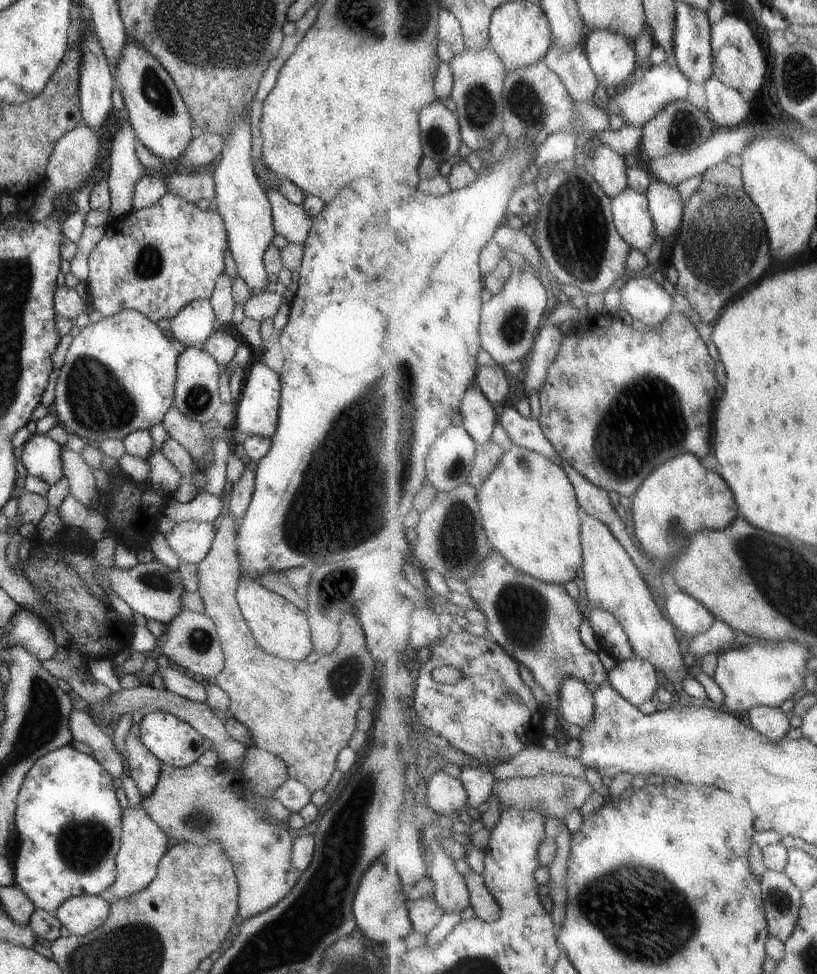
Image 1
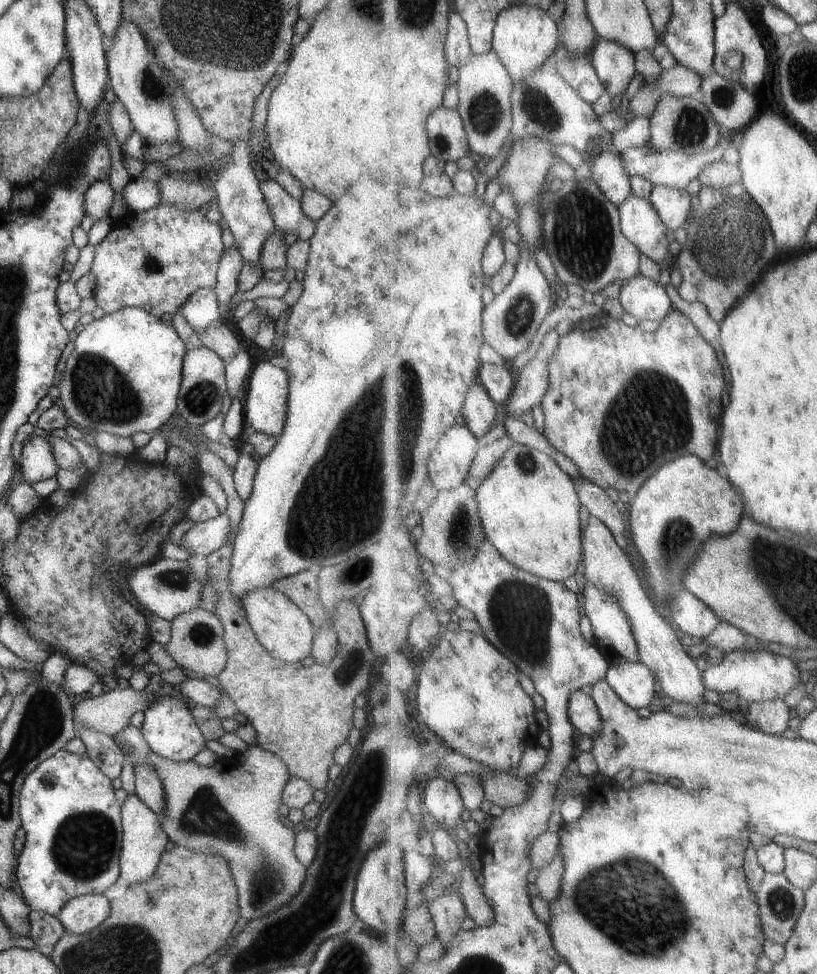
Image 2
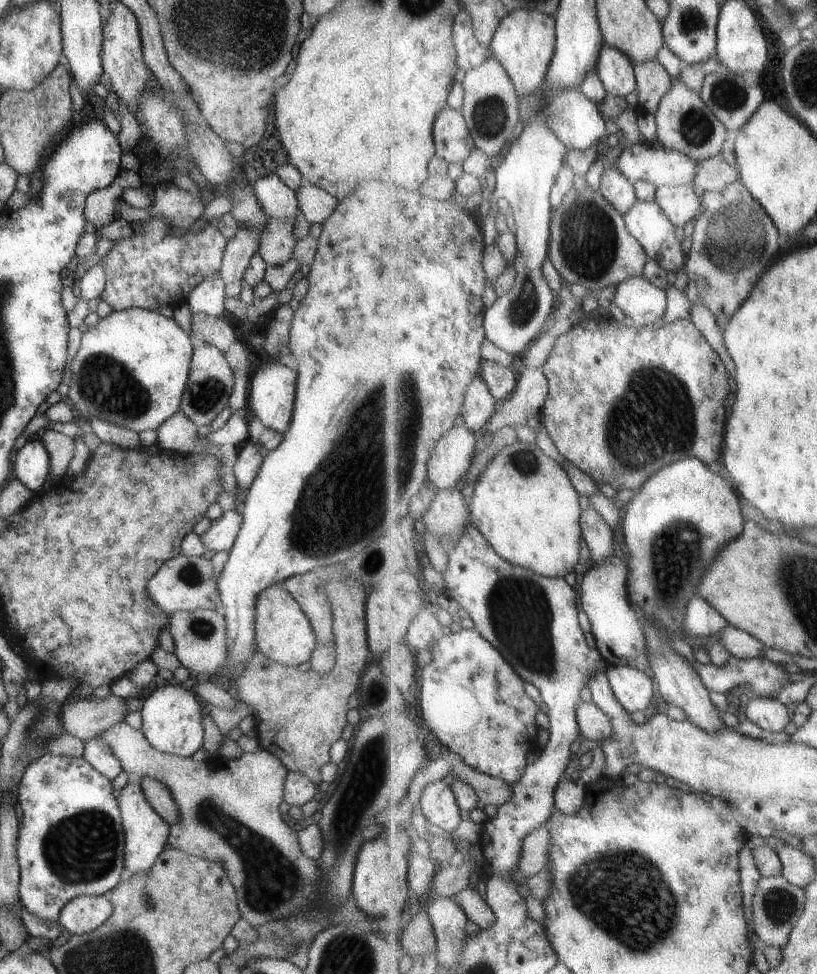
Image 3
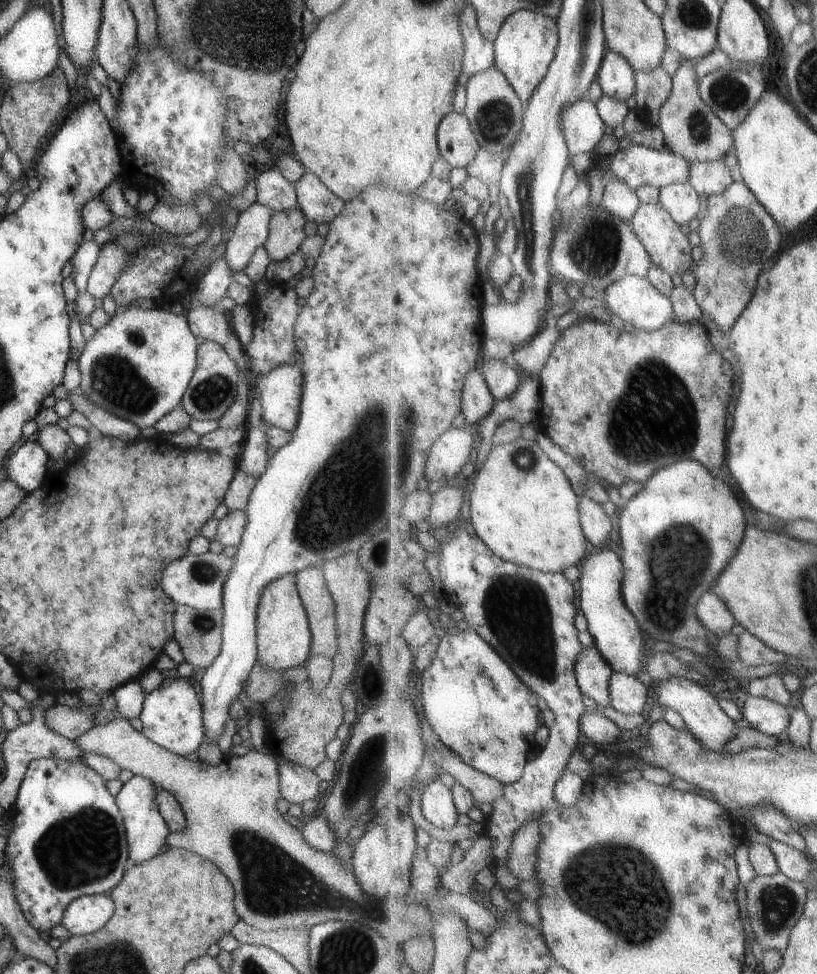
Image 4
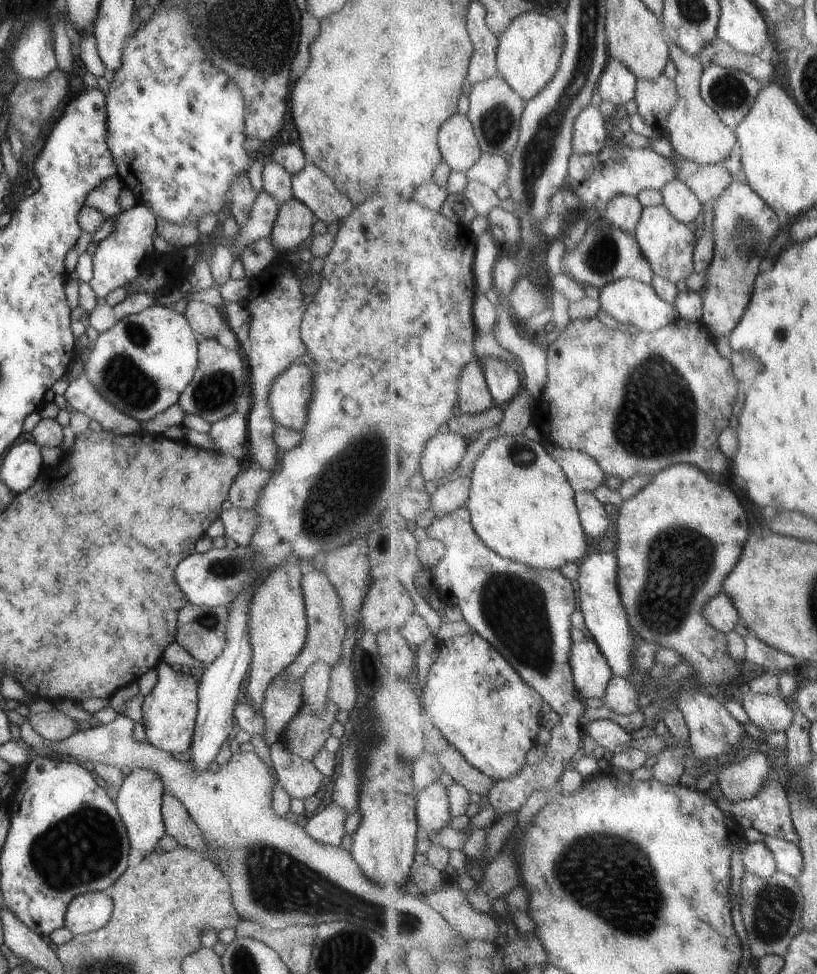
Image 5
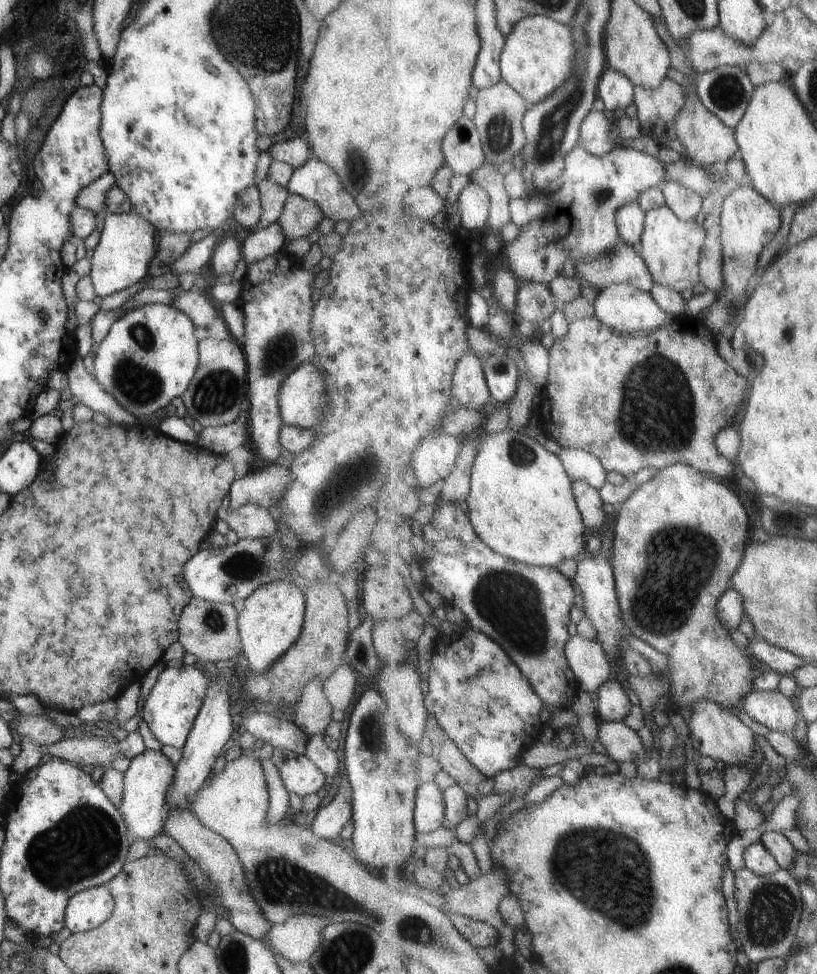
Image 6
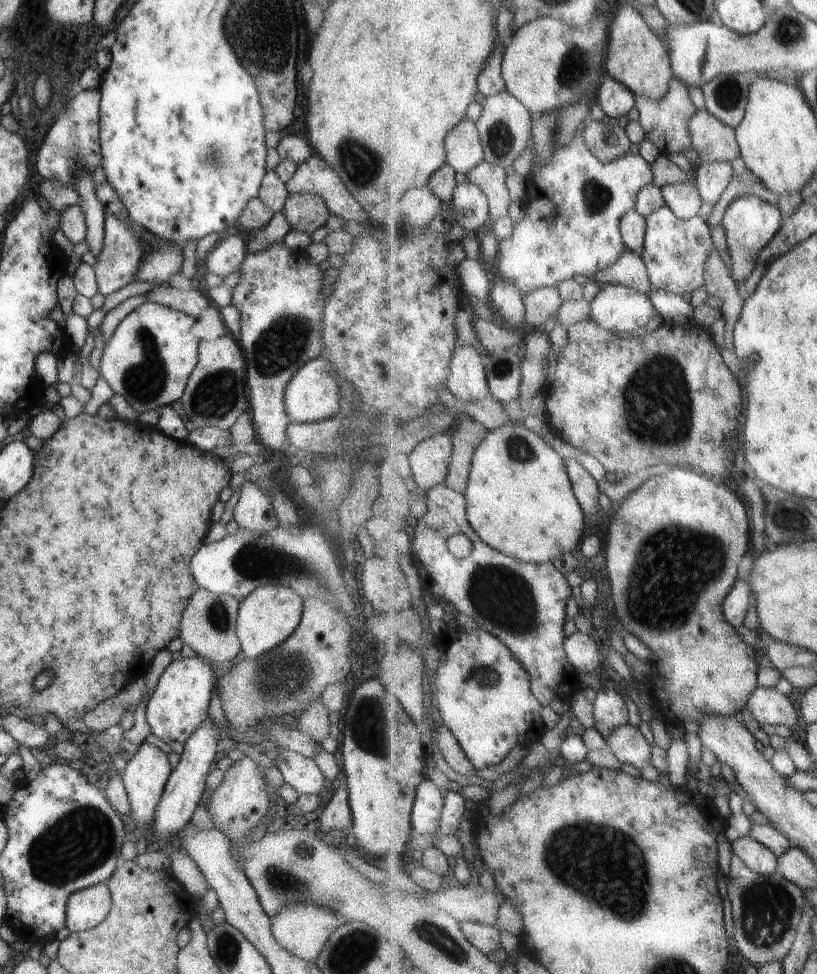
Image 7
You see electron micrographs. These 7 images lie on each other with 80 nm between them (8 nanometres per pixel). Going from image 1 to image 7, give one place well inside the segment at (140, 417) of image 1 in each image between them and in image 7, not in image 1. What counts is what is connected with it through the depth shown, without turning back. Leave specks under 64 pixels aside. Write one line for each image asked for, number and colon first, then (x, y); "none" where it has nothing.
2: (123, 374)
3: (130, 369)
4: (136, 366)
5: (140, 365)
6: (148, 357)
7: (147, 359)

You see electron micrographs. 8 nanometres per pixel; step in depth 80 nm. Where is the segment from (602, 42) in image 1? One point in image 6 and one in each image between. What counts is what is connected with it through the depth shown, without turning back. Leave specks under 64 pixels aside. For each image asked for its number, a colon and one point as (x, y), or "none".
2: (615, 64)
3: (615, 69)
4: (617, 77)
5: (618, 85)
6: (615, 89)

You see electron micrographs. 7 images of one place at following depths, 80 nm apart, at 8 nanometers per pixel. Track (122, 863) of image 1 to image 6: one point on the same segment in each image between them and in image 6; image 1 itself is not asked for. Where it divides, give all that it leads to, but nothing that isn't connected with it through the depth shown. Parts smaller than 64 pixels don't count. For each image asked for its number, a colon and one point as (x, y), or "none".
2: (143, 840)
3: (145, 835)
4: (145, 831)
5: (138, 801)
6: (144, 783)

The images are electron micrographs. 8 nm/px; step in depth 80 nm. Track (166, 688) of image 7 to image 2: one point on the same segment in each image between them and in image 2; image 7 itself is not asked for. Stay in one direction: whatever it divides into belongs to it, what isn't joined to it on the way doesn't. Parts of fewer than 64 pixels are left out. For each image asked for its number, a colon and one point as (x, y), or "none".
2: (168, 728)
3: (171, 716)
4: (171, 713)
5: (168, 712)
6: (171, 706)

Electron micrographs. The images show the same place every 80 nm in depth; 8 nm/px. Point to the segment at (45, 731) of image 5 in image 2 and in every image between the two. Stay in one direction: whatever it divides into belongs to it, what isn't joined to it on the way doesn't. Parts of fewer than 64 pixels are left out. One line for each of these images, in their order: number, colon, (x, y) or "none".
2: (107, 713)
3: (84, 718)
4: (69, 723)

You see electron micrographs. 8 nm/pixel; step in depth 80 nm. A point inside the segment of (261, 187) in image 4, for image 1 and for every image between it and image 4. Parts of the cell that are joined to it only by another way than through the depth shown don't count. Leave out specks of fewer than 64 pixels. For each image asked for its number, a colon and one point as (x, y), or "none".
1: (289, 220)
2: (285, 211)
3: (277, 201)

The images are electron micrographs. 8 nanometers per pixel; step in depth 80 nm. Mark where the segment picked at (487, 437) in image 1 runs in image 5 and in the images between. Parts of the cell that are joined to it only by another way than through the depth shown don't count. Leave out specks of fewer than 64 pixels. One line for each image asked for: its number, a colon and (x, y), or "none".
2: (480, 411)
3: (480, 406)
4: (478, 401)
5: (475, 397)

